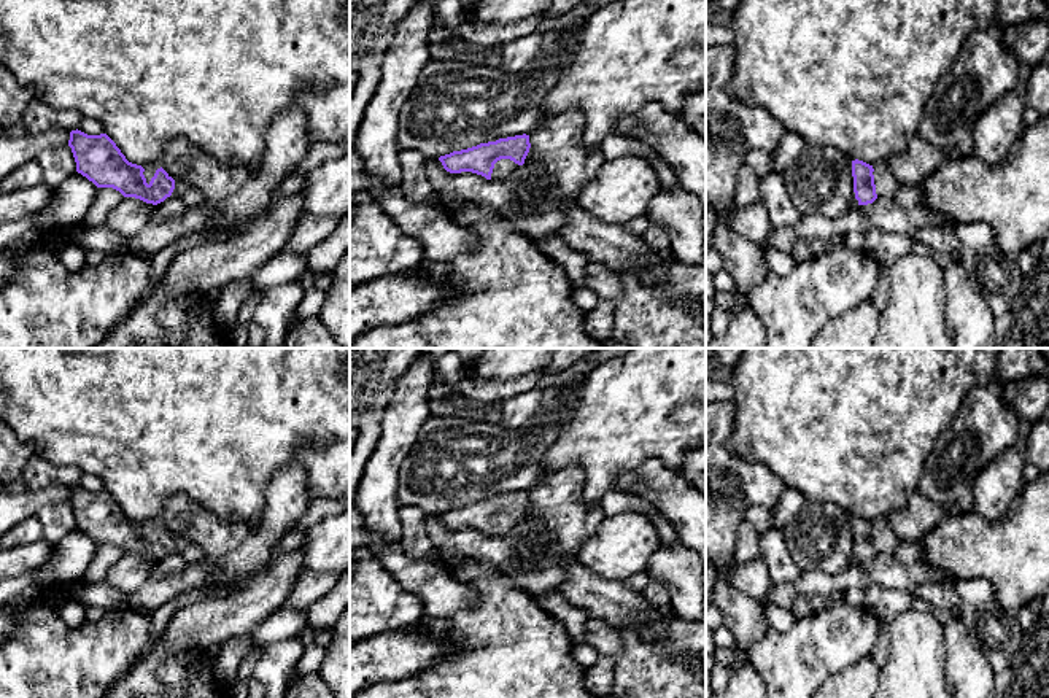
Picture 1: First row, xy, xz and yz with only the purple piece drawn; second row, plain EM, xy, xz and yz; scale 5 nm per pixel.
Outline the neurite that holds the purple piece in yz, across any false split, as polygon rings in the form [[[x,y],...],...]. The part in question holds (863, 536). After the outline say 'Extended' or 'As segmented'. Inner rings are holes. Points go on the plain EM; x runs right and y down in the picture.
[[[852,517],[854,549],[858,561],[873,560],[877,553],[893,555],[900,544],[887,517],[873,522],[863,517]]]. Extended

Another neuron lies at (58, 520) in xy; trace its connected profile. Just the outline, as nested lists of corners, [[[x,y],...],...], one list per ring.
[[[68,501],[43,506],[37,518],[43,528],[43,539],[52,547],[52,552],[59,542],[76,528],[76,518]]]

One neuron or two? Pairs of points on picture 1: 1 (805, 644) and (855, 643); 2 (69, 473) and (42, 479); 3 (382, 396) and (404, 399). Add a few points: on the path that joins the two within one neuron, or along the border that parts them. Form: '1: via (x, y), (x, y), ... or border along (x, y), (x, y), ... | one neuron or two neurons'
1: via (817, 644), (843, 643) | one neuron
2: via (62, 474), (48, 474) | one neuron
3: border along (410, 366), (391, 390), (380, 434) | two neurons

